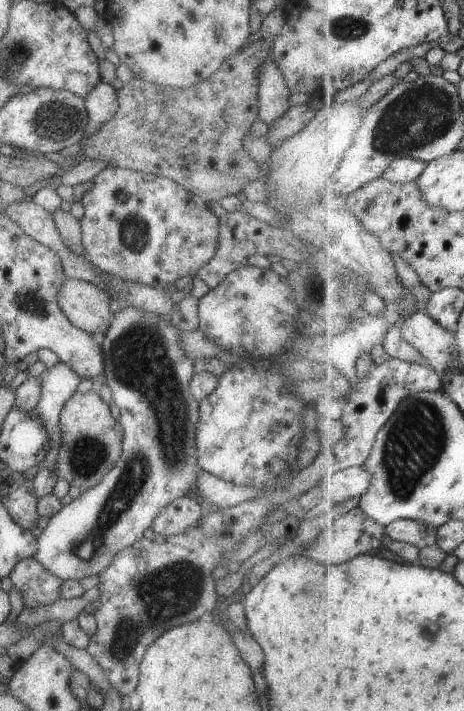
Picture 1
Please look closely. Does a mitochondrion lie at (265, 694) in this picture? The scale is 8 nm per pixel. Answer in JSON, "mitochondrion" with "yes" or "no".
{"mitochondrion":"no"}

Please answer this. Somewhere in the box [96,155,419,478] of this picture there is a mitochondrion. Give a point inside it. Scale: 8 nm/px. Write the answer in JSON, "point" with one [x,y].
{"point":[134,236]}

